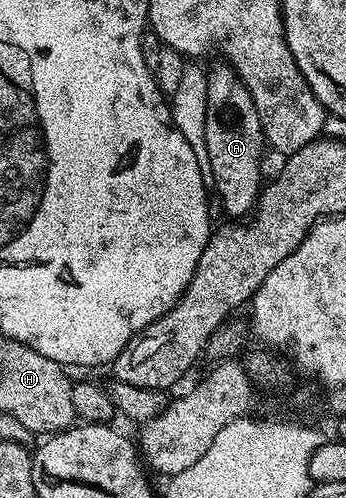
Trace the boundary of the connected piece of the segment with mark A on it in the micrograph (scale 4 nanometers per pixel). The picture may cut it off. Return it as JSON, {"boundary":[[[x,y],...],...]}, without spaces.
{"boundary":[[[217,61],[213,68],[208,68],[206,81],[207,129],[205,140],[207,141],[207,157],[211,161],[211,173],[213,174],[211,187],[215,192],[216,202],[218,199],[222,209],[229,214],[226,216],[230,220],[241,221],[256,208],[257,197],[263,190],[261,147],[266,146],[266,139],[251,93],[247,93],[243,81],[228,63]]]}

